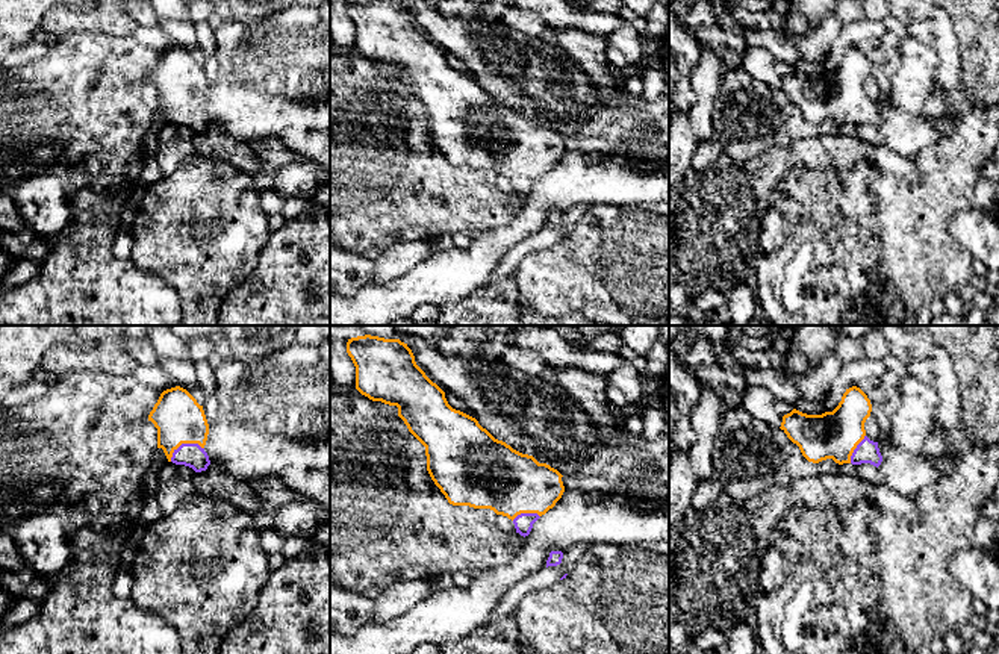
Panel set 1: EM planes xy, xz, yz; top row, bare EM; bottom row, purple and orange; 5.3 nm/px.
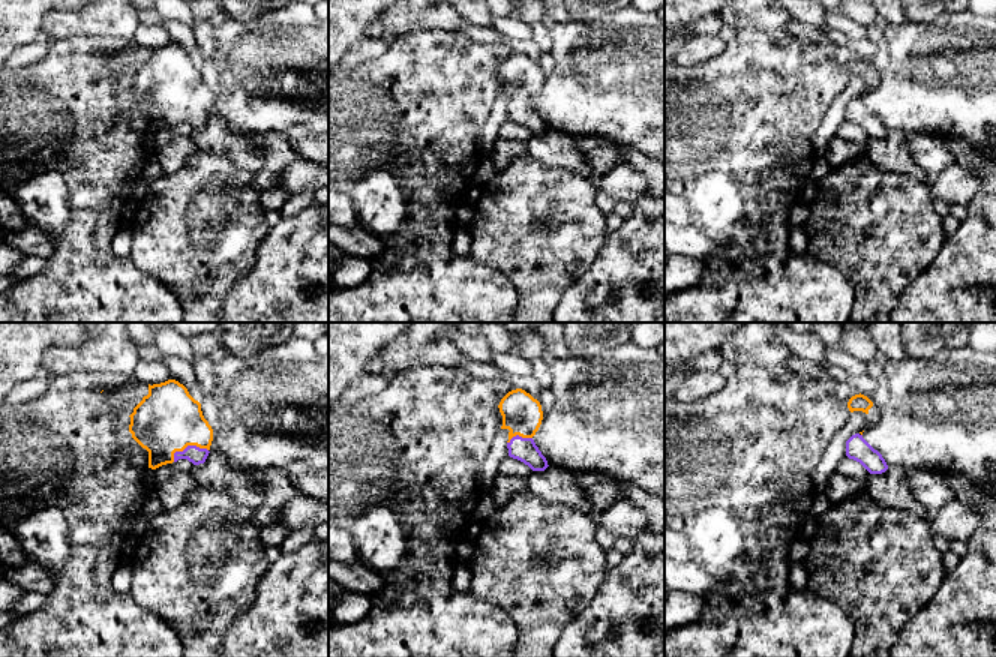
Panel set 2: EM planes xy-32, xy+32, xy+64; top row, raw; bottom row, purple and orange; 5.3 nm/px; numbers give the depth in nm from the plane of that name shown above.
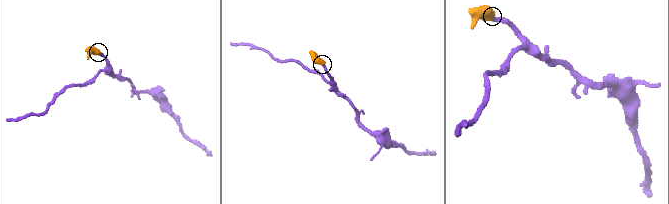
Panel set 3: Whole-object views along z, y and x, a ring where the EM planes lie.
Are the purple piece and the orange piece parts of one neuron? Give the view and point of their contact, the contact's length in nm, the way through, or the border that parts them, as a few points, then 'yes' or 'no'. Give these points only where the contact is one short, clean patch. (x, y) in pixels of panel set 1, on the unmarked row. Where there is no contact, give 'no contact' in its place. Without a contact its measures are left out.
contact xy (183, 105); length 200 nm; way xy (189, 115), (183, 105), (179, 79); yes

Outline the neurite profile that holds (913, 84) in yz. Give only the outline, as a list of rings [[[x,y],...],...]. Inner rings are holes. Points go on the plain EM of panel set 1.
[[[908,35],[899,44],[901,62],[892,79],[892,88],[885,98],[896,109],[913,115],[922,115],[926,100],[937,91],[935,70],[938,56],[935,51]]]

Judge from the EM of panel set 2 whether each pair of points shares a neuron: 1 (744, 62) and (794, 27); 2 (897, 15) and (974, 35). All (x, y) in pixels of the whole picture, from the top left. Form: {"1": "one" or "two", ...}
{"1": "two", "2": "two"}

